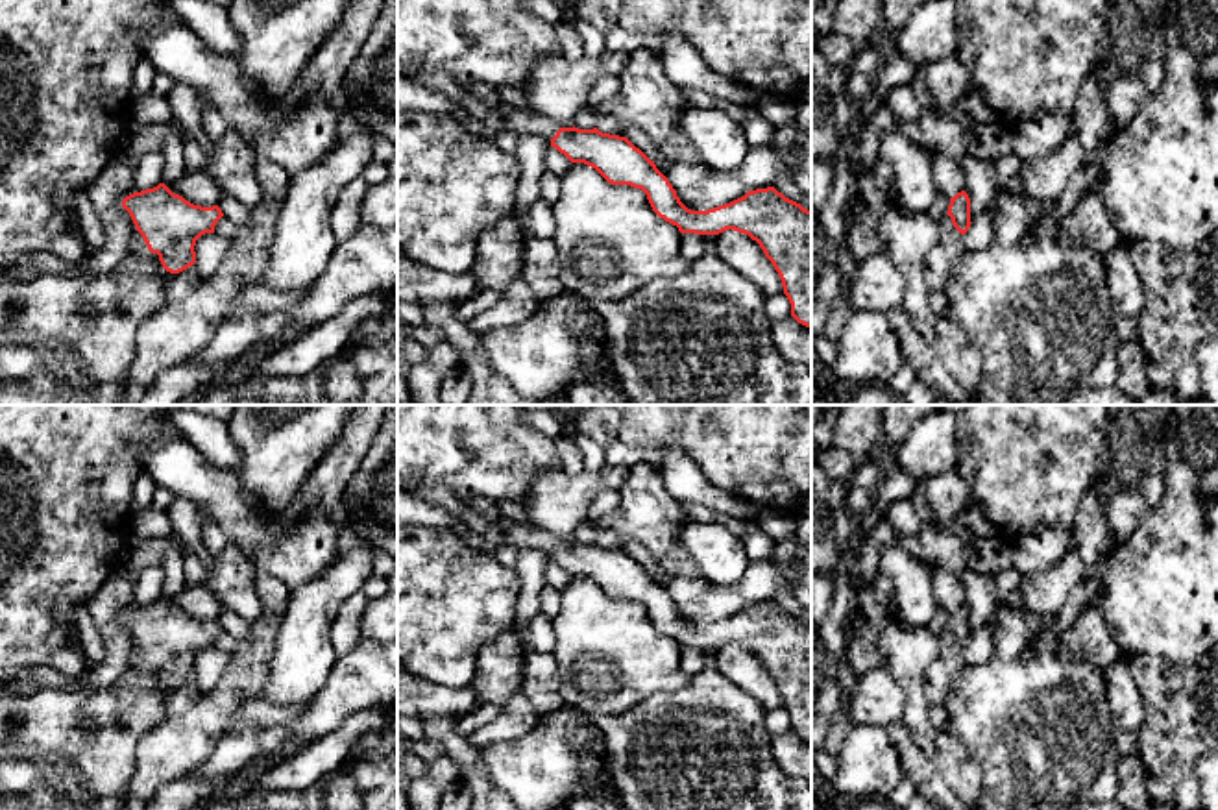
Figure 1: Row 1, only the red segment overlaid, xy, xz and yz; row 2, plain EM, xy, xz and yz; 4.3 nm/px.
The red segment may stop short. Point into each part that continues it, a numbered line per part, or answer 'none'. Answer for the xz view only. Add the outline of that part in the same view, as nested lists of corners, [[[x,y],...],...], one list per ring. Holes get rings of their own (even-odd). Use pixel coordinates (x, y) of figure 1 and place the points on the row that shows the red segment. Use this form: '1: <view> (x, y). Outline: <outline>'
1: xz (503, 117). Outline: [[[397,72],[397,76],[447,94],[468,115],[486,122],[495,131],[512,131],[516,135],[538,135],[545,141],[551,141],[562,128],[558,122],[543,115],[516,107],[512,104],[501,102],[497,105],[486,105],[475,96],[471,96],[469,91],[457,85],[444,72]]]

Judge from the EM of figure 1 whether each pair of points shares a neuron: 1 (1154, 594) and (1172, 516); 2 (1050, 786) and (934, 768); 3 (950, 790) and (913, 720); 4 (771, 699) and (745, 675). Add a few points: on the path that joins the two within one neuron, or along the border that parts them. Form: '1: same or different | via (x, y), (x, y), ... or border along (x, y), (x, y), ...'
1: same | via (1172, 576), (1172, 535)
2: different | border along (958, 738), (980, 768), (980, 790)
3: different | border along (901, 720), (925, 751), (934, 751)
4: same | via (766, 694), (751, 679)

